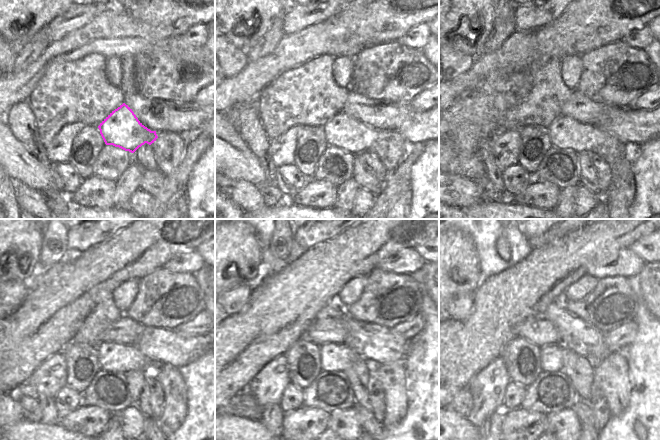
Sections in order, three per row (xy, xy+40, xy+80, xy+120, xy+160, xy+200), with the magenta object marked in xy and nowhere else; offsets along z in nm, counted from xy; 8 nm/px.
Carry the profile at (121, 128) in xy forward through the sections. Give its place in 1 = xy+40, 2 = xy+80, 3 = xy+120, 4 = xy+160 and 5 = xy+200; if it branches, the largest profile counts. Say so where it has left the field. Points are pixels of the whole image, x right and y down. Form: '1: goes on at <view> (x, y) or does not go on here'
1: goes on at xy+40 (343, 131)
2: goes on at xy+80 (564, 132)
3: goes on at xy+120 (115, 357)
4: goes on at xy+160 (333, 357)
5: goes on at xy+200 (550, 355)

